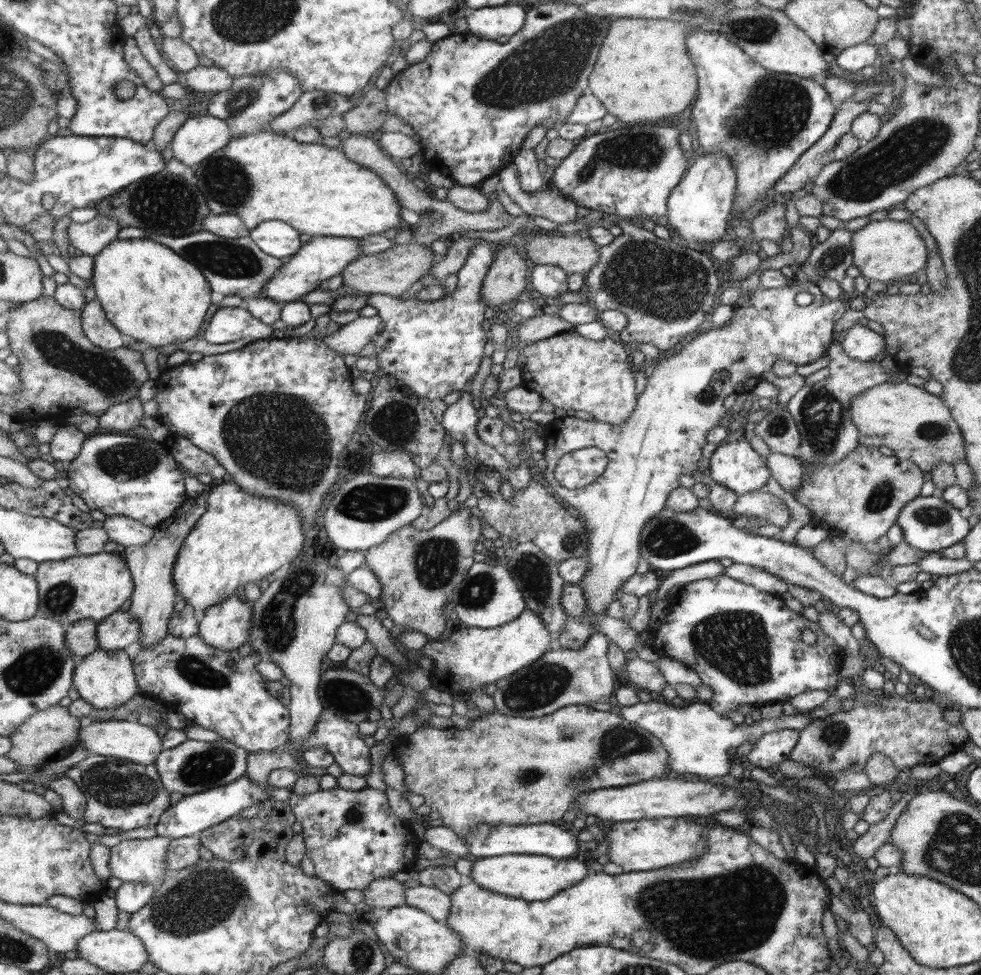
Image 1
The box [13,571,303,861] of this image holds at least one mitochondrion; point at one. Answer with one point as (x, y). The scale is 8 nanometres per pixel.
(114, 785)

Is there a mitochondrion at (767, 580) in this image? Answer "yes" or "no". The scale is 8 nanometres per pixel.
no

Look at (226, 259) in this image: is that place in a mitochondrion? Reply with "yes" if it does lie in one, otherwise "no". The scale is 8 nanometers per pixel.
yes

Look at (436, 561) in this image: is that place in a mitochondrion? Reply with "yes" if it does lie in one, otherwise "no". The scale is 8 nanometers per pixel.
yes

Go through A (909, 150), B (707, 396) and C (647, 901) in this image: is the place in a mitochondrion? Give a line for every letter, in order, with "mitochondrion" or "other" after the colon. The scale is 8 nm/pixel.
A: mitochondrion
B: other
C: mitochondrion

